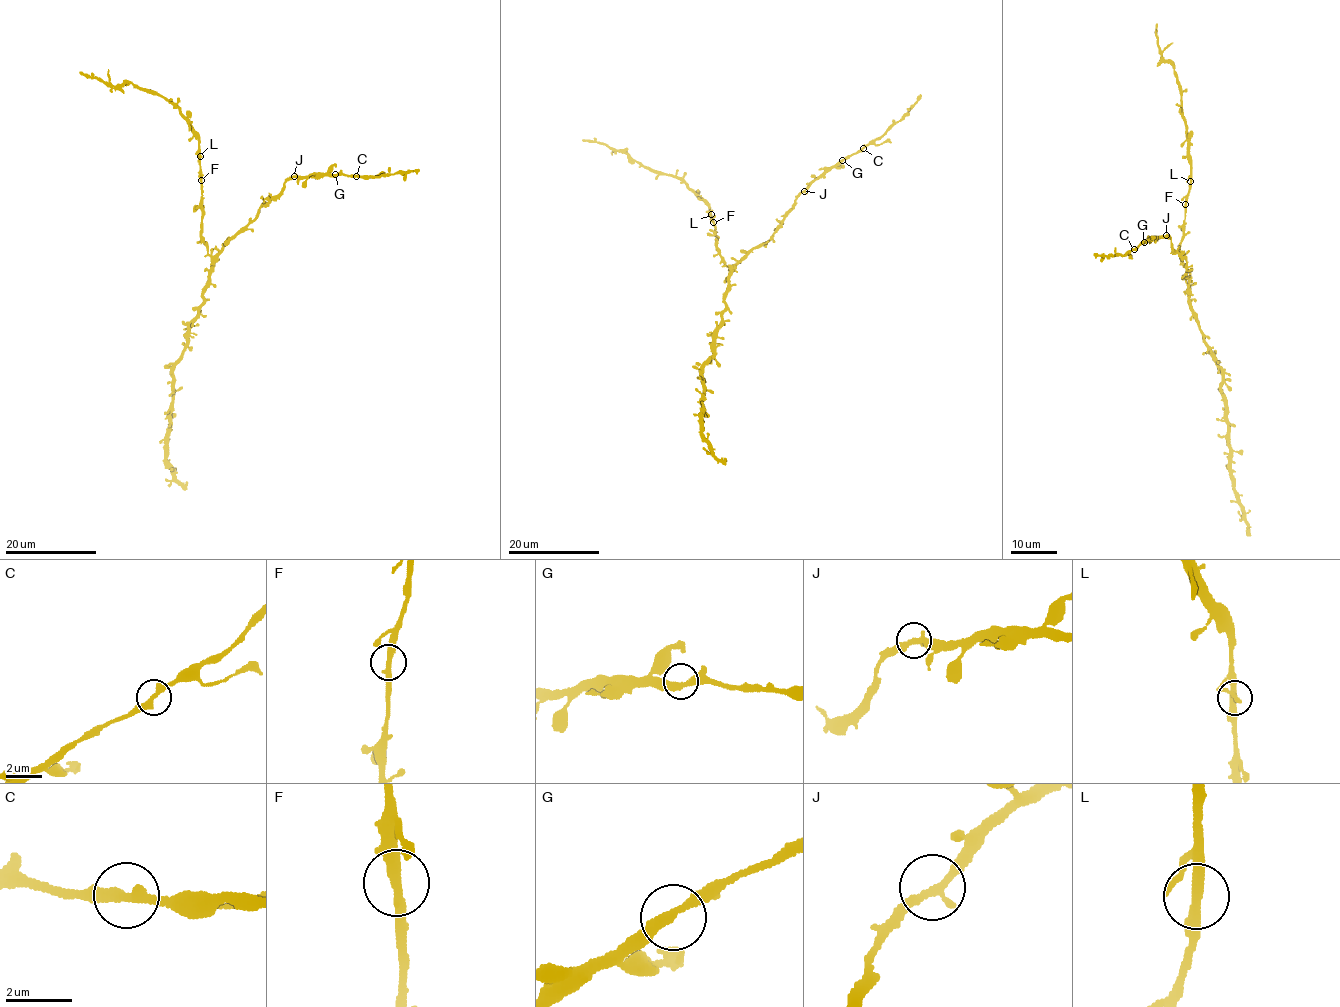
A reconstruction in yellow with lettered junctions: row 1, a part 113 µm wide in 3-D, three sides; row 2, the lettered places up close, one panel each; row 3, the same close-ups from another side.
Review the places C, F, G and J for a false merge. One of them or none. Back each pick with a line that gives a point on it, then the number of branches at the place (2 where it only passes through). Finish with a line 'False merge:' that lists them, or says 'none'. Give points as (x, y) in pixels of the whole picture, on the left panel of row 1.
False merge: none

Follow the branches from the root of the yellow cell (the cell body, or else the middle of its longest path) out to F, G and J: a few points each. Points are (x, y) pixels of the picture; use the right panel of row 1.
F: (1189, 296), (1190, 271), (1180, 256), (1185, 204)
G: (1189, 296), (1186, 258), (1172, 248), (1170, 238), (1157, 237), (1144, 242)
J: (1189, 296), (1186, 258), (1172, 248), (1170, 238), (1166, 235)

